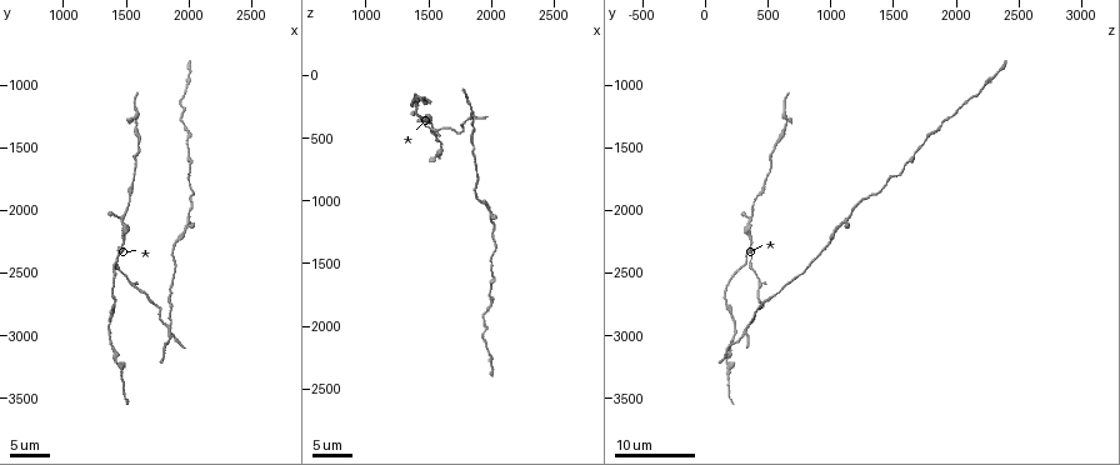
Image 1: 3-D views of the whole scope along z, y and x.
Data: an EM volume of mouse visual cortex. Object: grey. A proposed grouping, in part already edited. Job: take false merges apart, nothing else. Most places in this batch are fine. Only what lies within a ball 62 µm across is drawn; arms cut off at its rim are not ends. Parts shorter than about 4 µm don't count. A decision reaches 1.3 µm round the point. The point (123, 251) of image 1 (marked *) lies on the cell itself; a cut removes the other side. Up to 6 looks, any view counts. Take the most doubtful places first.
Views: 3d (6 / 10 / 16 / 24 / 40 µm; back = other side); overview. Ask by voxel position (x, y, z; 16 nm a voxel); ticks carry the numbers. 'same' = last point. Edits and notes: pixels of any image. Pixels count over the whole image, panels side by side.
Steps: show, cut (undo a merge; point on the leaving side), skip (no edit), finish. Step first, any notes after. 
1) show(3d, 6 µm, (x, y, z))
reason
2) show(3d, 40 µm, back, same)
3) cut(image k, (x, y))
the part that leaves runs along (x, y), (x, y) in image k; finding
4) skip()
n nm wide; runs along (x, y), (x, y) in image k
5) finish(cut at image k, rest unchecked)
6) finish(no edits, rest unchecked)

show(3d, 24 µm, (1860, 2920, 340))
two arms in line, one across

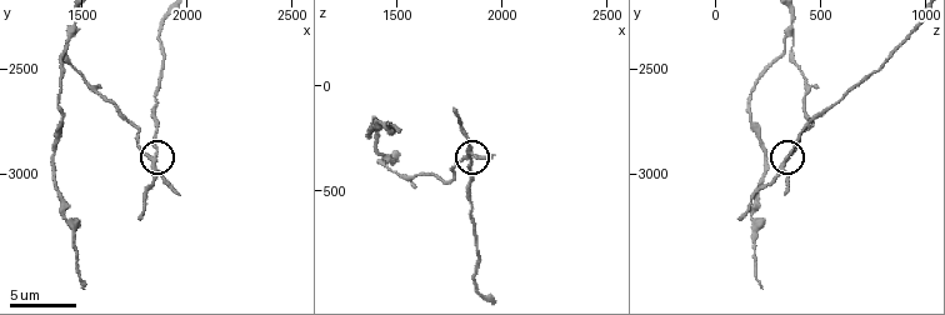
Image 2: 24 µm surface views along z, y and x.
show(3d, 6 µm, (1850, 2930, 350))

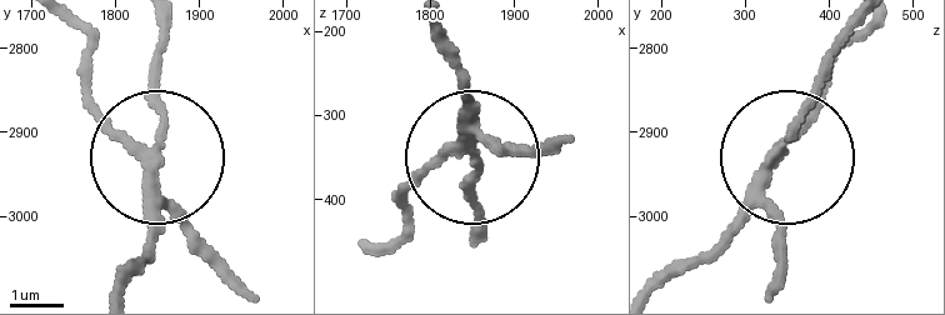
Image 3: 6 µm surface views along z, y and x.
cut(image 3, (150, 213))
side arm 6 µm; the part that leaves runs along (138, 149), (160, 121), (160, 28) in image 3; two cells meet here

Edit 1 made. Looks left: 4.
show(overview)
see it whole again

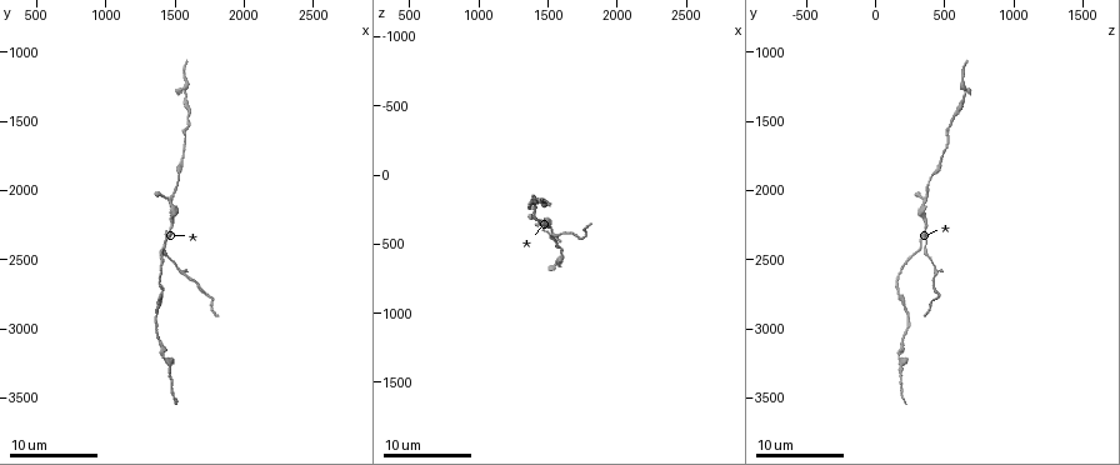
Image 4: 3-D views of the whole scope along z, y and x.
show(3d, 10 µm, (1600, 2600, 420))

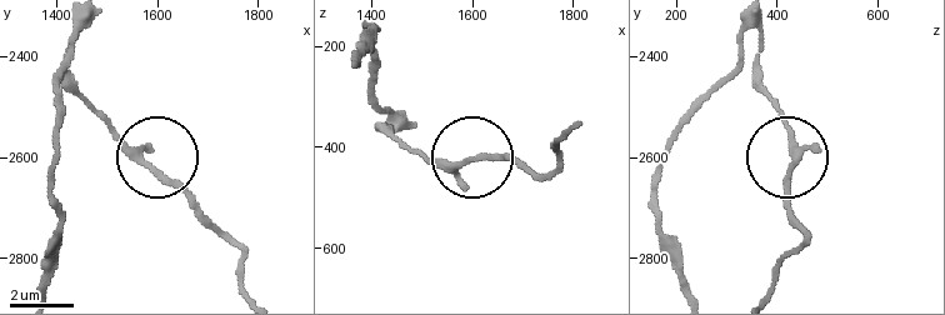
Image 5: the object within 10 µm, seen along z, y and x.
skip()
3 arms; runs along (404, 125), (383, 125), (430, 158), (525, 163) in image 5; all the same cell

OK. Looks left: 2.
show(3d, 6 µm, (1480, 2060, 360))
three-way junction

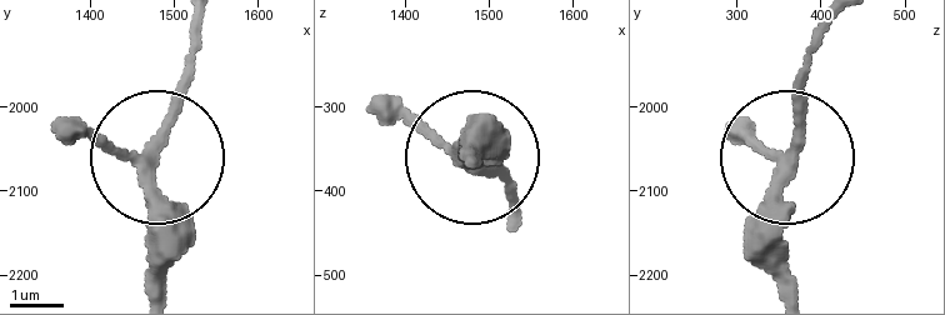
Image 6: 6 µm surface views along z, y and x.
skip()
runs along (784, 288), (784, 168), (810, 38) in image 6; continuous, no second cell

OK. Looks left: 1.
finish(cut at image 3, rest unchecked)

